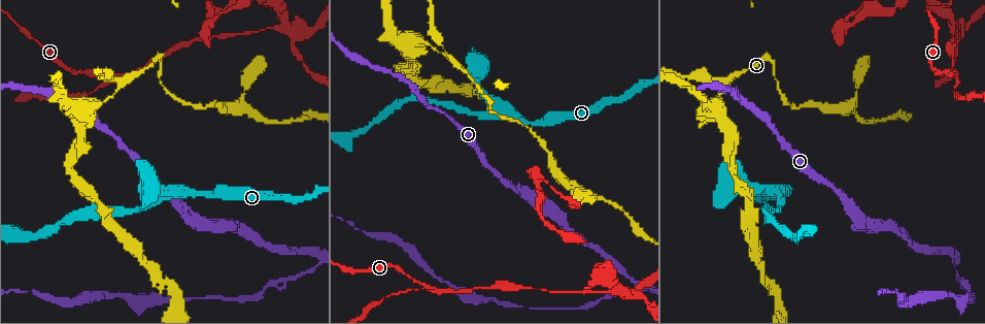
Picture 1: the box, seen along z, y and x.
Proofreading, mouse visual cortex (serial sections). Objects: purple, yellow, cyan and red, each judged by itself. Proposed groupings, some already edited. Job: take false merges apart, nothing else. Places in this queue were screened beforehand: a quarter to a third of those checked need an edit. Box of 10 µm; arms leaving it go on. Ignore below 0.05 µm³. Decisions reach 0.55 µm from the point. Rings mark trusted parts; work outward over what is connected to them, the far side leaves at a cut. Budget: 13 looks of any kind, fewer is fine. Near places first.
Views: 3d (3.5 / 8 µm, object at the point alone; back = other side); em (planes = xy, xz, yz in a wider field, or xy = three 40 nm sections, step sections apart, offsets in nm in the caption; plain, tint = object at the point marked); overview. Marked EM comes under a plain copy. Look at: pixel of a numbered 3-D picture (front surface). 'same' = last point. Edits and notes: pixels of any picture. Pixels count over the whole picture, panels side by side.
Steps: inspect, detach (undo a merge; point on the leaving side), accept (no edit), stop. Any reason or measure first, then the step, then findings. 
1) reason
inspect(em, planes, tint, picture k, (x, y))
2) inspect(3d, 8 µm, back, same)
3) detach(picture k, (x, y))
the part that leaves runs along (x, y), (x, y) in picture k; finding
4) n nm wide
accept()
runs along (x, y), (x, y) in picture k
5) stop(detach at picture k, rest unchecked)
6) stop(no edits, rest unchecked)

sharp bend
inspect(3d, 3.5 µm, picture 1, (481, 79))

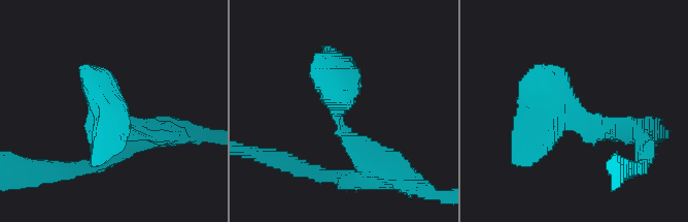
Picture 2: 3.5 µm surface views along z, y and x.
inspect(em, xy, step 1, tint, picture 2, (338, 108))

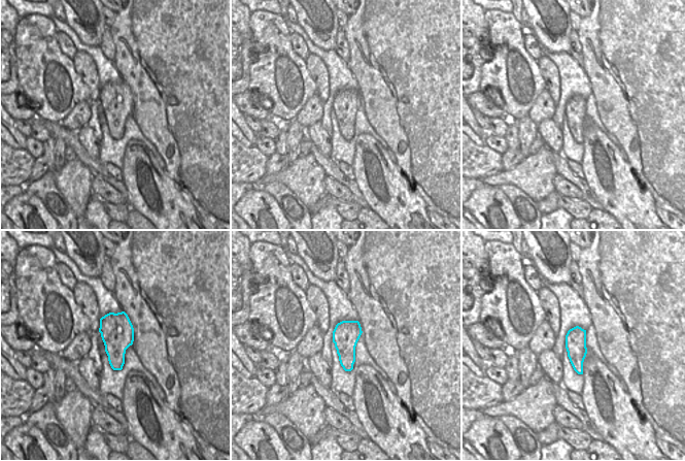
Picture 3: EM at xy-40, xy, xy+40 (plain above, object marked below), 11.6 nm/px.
inspect(em, xy, step 2, tint, same)

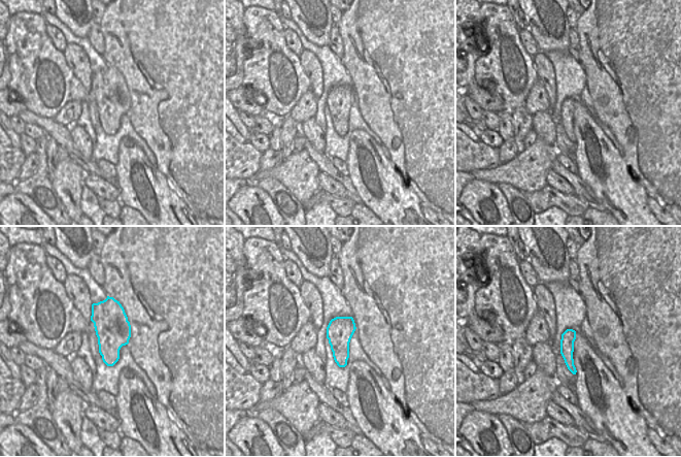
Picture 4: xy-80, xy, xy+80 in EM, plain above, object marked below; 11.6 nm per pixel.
accept()
runs along (569, 331), (568, 359), (573, 369) in picture 4; one cell here

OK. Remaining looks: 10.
inspect(3d, 8 µm, picture 1, (801, 235))

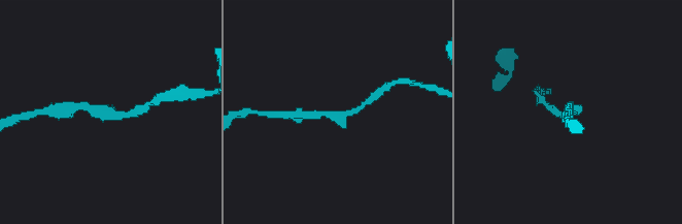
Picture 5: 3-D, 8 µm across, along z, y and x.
closer look
inspect(3d, 3.5 µm, same)

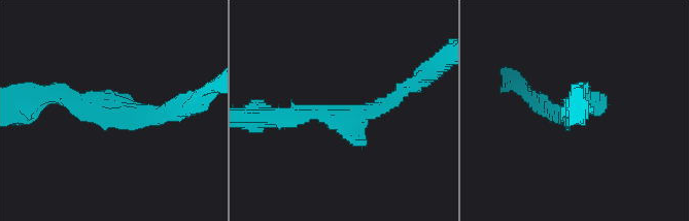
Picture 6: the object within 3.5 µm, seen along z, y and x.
inspect(em, xy, step 1, tint, picture 6, (130, 111))

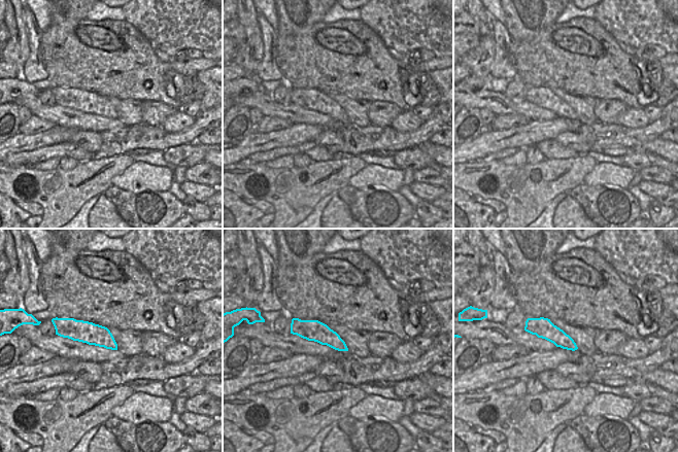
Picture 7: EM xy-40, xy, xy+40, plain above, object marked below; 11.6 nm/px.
accept()
runs along (419, 76), (355, 119), (321, 111) in picture 6; one cell here

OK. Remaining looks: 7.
inspect(3d, 3.5 µm, picture 1, (957, 77))

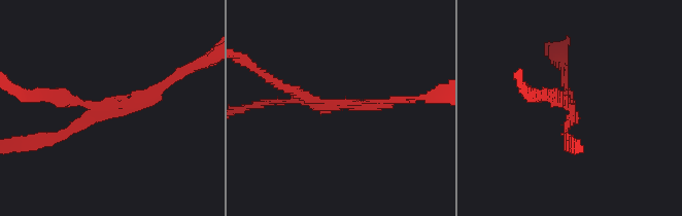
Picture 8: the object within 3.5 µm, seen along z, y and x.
3 arms; arms of 100, 150, 150 nm; now the EM
inspect(em, xy, step 5, tint, picture 8, (328, 104))

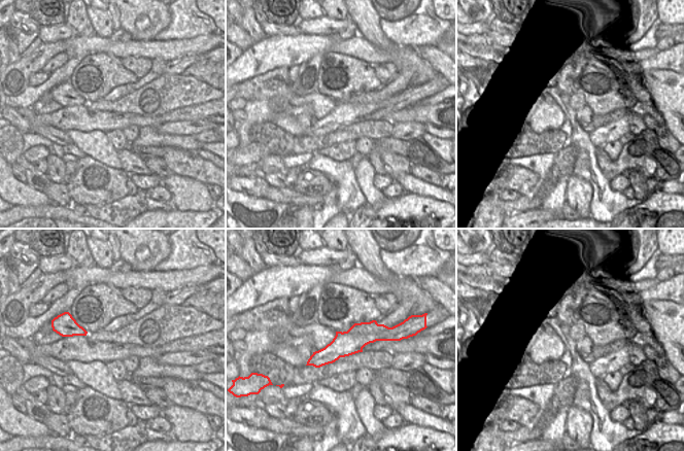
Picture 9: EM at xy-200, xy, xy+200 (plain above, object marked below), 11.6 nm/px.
inspect(em, xy, step 2, tint, same)

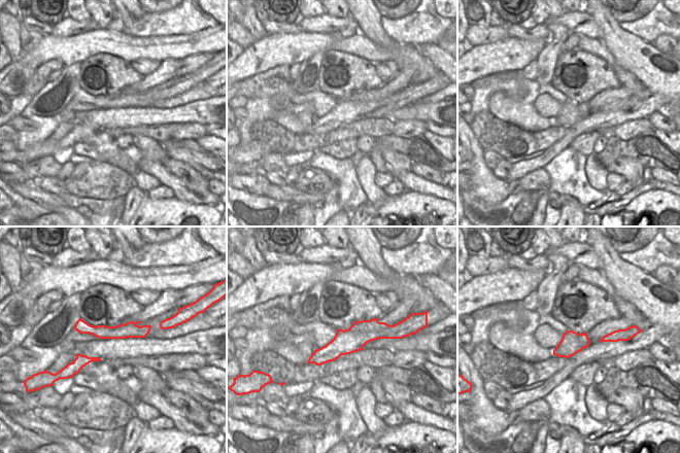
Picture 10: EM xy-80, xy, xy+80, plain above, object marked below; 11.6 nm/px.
detach(picture 8, (63, 136))
a second cell is stuck on

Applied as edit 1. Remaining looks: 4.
thin neck
inspect(3d, 3.5 µm, back, picture 1, (311, 270))

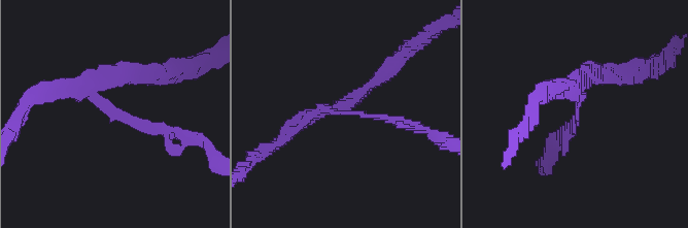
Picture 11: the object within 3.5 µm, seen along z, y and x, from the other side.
need the tissue
inspect(em, xy, step 5, tint, picture 11, (578, 109))

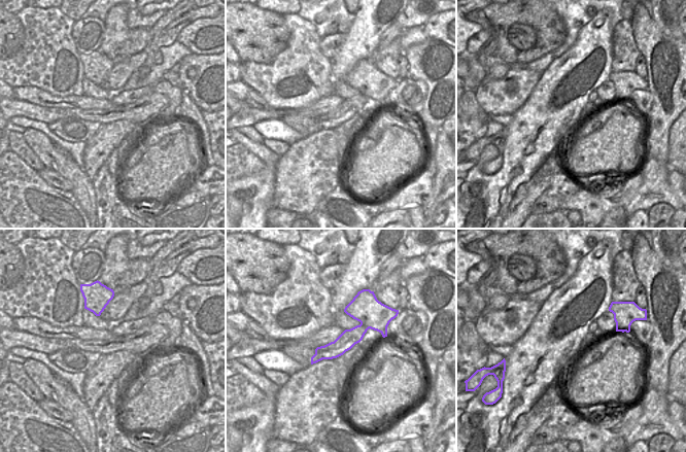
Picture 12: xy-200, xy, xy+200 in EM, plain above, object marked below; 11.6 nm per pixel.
cut it another way
inspect(em, xy, step 1, tint, same)

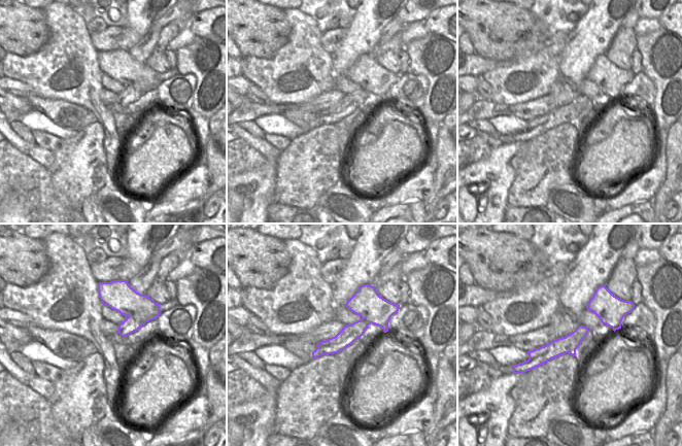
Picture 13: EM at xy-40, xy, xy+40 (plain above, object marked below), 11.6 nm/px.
detach(picture 11, (126, 116))
border along (128, 315), (139, 315), (143, 324) in picture 13; two cells meet here

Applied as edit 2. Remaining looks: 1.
stop(detach at picture 8, detach at picture 11, rest unchecked)

